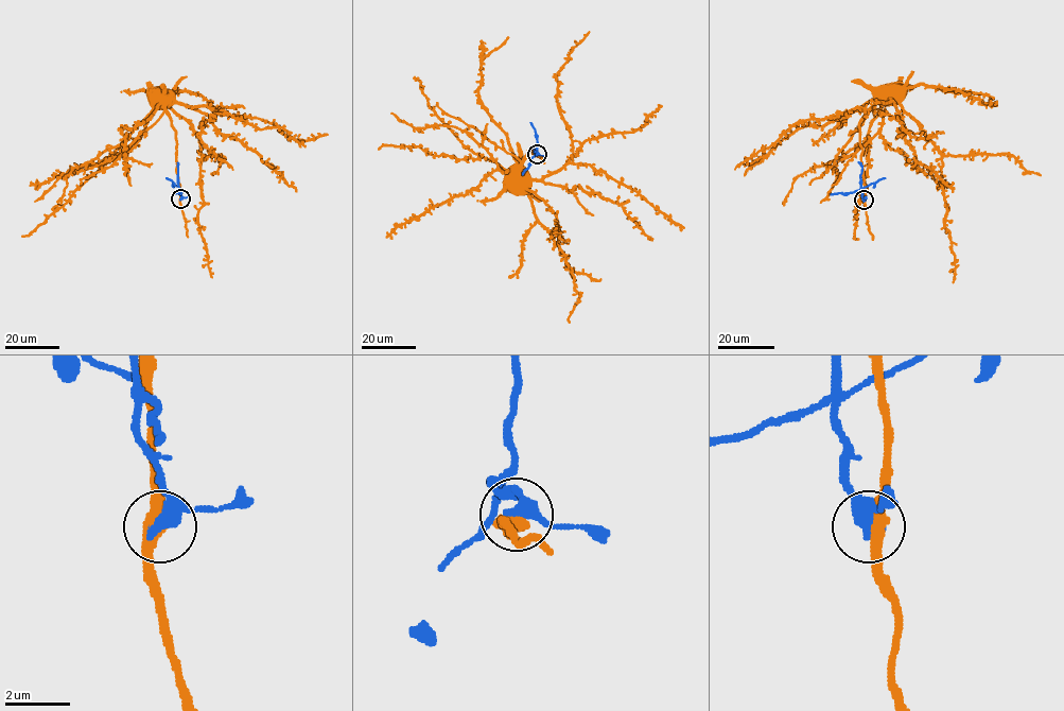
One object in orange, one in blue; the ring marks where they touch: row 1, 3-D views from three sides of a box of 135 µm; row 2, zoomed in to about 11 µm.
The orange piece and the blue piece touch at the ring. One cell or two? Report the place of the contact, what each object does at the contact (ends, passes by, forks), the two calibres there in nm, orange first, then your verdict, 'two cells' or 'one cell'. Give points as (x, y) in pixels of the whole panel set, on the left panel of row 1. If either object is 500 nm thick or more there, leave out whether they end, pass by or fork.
place (180, 198); orange passes by; blue passes by; calibres 440 and 380 nm; two cells

